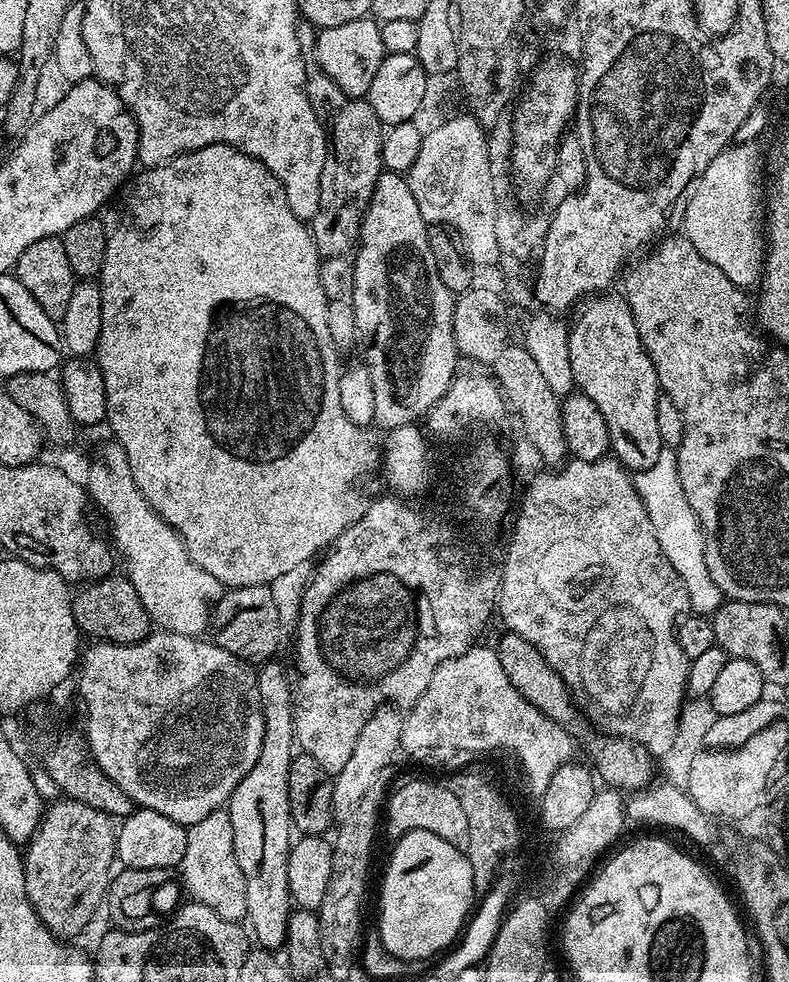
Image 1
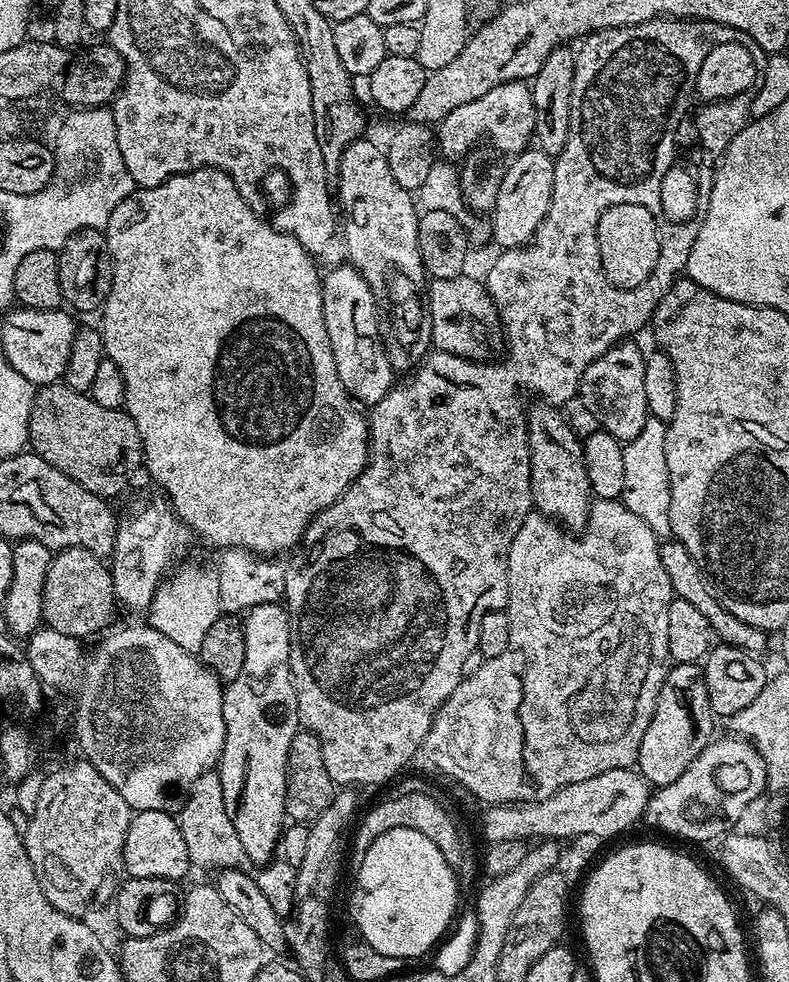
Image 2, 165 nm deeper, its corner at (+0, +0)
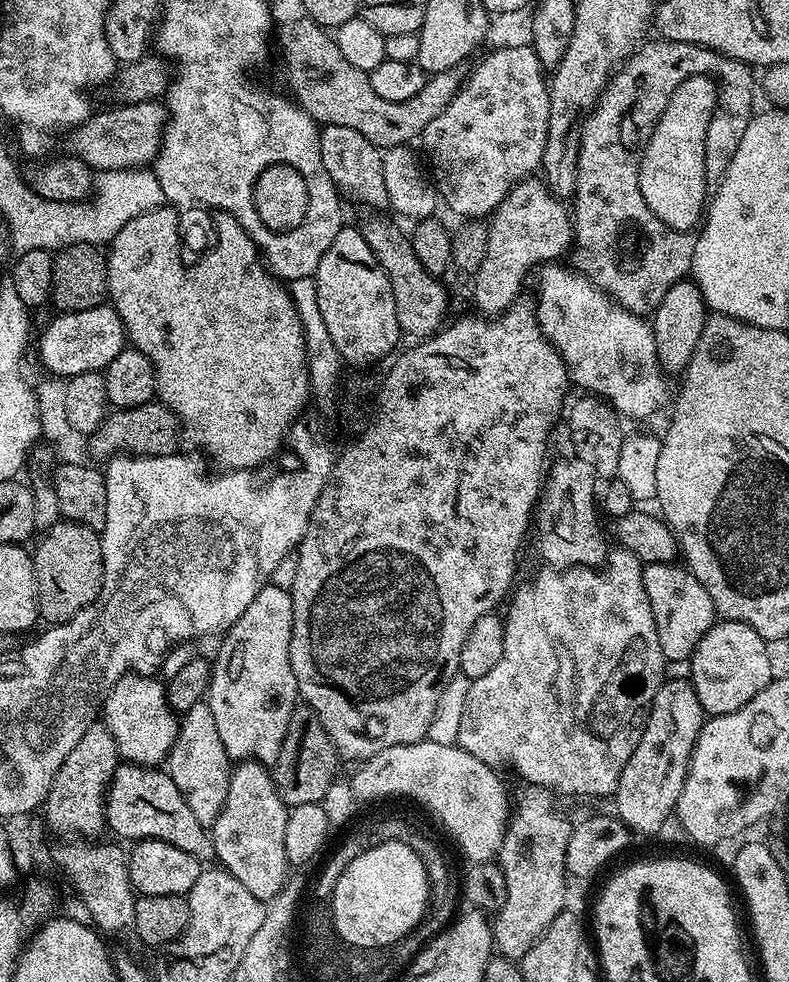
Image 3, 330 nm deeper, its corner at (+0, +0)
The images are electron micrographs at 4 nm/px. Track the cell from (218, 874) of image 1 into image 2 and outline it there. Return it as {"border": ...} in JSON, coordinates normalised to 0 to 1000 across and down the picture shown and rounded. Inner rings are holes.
{"border":[[[274,784],[257,786],[236,804],[238,811],[226,826],[231,853],[236,853],[236,866],[243,880],[253,884],[278,886],[298,884],[309,876],[307,857],[302,857],[302,845],[286,825],[286,813],[281,813],[281,796]]]}

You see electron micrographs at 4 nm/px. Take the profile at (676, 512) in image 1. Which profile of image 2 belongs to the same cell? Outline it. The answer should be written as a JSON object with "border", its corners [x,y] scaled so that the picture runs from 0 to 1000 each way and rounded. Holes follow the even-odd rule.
{"border":[[[823,426],[819,434],[814,434],[814,442],[809,446],[795,449],[791,452],[791,461],[788,462],[788,471],[793,478],[793,491],[788,494],[788,503],[786,509],[824,540],[833,544],[850,543],[849,536],[849,487],[844,479],[844,442],[847,433],[839,428],[828,428]]]}

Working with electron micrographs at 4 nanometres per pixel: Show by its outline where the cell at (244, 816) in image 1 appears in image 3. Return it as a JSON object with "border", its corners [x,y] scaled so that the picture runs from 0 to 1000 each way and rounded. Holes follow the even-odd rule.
{"border":[[[341,593],[330,600],[330,604],[312,617],[307,629],[297,633],[293,640],[283,645],[284,653],[279,656],[279,665],[275,666],[274,672],[269,676],[269,693],[264,700],[261,716],[266,719],[266,727],[271,727],[271,736],[276,739],[276,752],[281,752],[281,760],[286,760],[286,768],[290,775],[308,776],[311,774],[323,774],[326,778],[336,780],[349,779],[352,768],[357,764],[357,756],[362,752],[362,743],[368,739],[368,727],[378,719],[378,706],[375,703],[375,691],[373,682],[368,678],[368,646],[373,637],[373,617],[370,616],[370,605],[364,598],[354,599],[349,593]]]}

